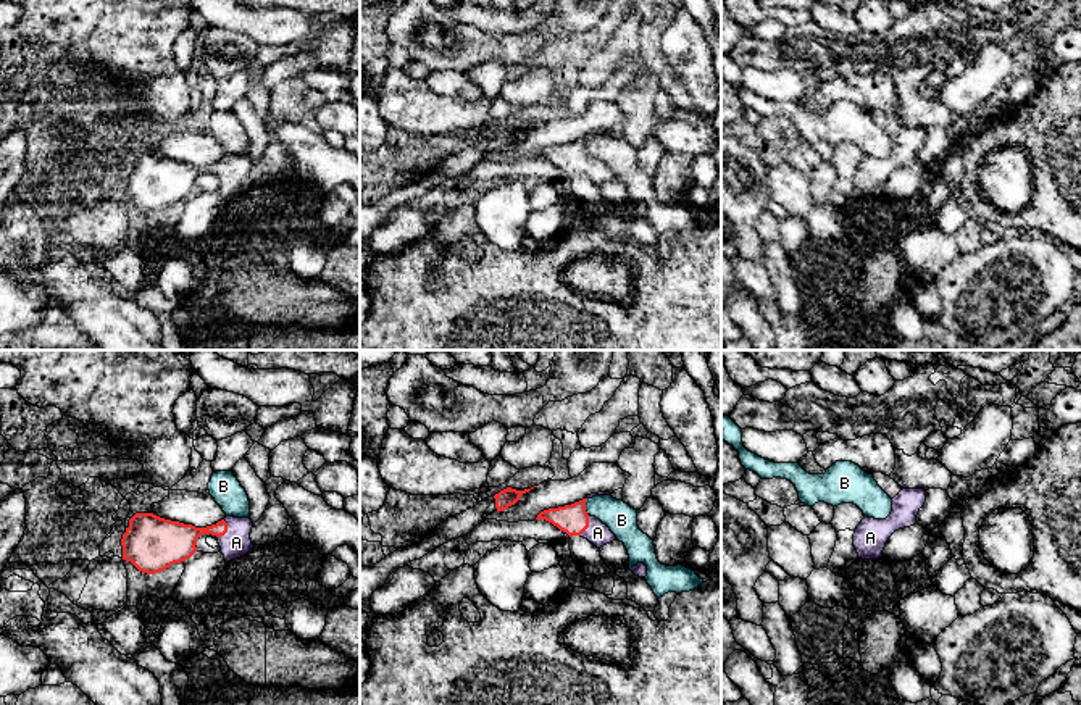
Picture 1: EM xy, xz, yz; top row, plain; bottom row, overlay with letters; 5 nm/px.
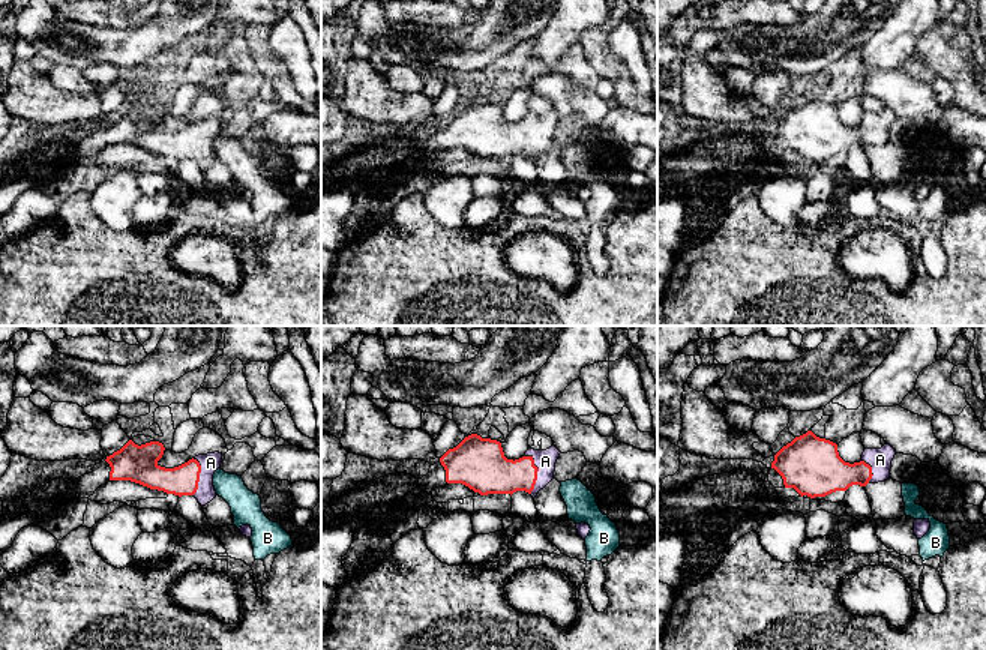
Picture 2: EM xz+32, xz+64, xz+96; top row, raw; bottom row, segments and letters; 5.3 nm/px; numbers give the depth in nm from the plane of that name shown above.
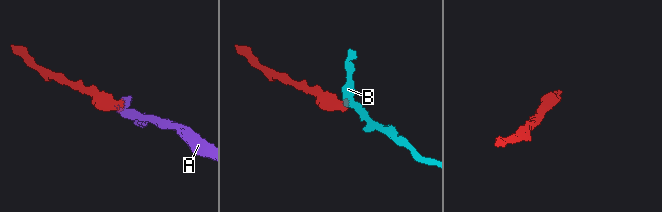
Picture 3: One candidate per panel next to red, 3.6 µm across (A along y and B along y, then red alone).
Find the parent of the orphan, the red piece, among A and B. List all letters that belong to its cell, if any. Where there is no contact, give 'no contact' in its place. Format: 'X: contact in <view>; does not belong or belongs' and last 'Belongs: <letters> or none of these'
A: contact in xy; belongs
B: contact in xz; does not belong
Belongs: A

